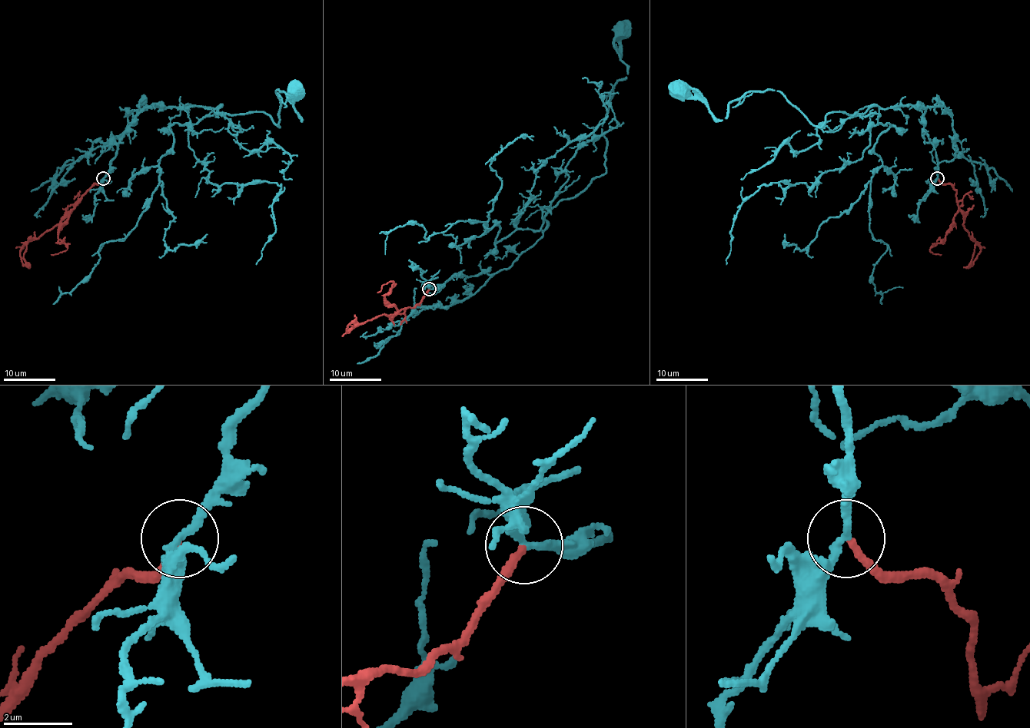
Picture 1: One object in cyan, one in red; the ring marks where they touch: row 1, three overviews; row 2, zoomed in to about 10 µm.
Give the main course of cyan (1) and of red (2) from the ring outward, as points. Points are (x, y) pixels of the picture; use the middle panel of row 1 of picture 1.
1: (429, 289), (507, 269), (560, 200), (606, 172), (602, 129), (614, 84), (627, 74), (622, 28)
2: (429, 289), (413, 307), (405, 307), (391, 315), (380, 315), (354, 326), (350, 324), (356, 319), (354, 315)

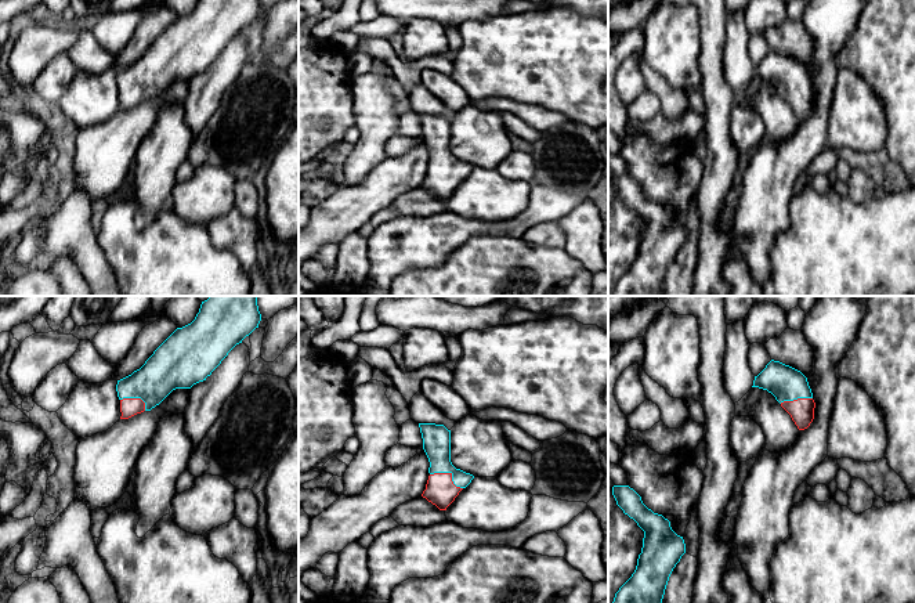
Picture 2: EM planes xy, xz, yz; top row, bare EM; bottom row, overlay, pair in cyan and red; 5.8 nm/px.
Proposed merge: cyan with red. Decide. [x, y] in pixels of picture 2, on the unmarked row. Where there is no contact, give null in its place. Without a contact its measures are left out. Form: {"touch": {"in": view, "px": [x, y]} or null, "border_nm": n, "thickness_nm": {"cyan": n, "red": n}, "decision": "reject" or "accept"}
{"touch": {"in": "xz", "px": [449, 162]}, "border_nm": 220, "thickness_nm": {"cyan": 160, "red": 180}, "decision": "reject"}

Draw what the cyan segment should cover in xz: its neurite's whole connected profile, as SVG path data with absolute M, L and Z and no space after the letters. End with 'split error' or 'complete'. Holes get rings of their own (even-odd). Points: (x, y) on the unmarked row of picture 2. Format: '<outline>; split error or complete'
M419 113L423 140L428 148L428 163L451 163L452 171L456 177L466 178L473 165L456 159L451 152L451 120L444 115Z; complete

